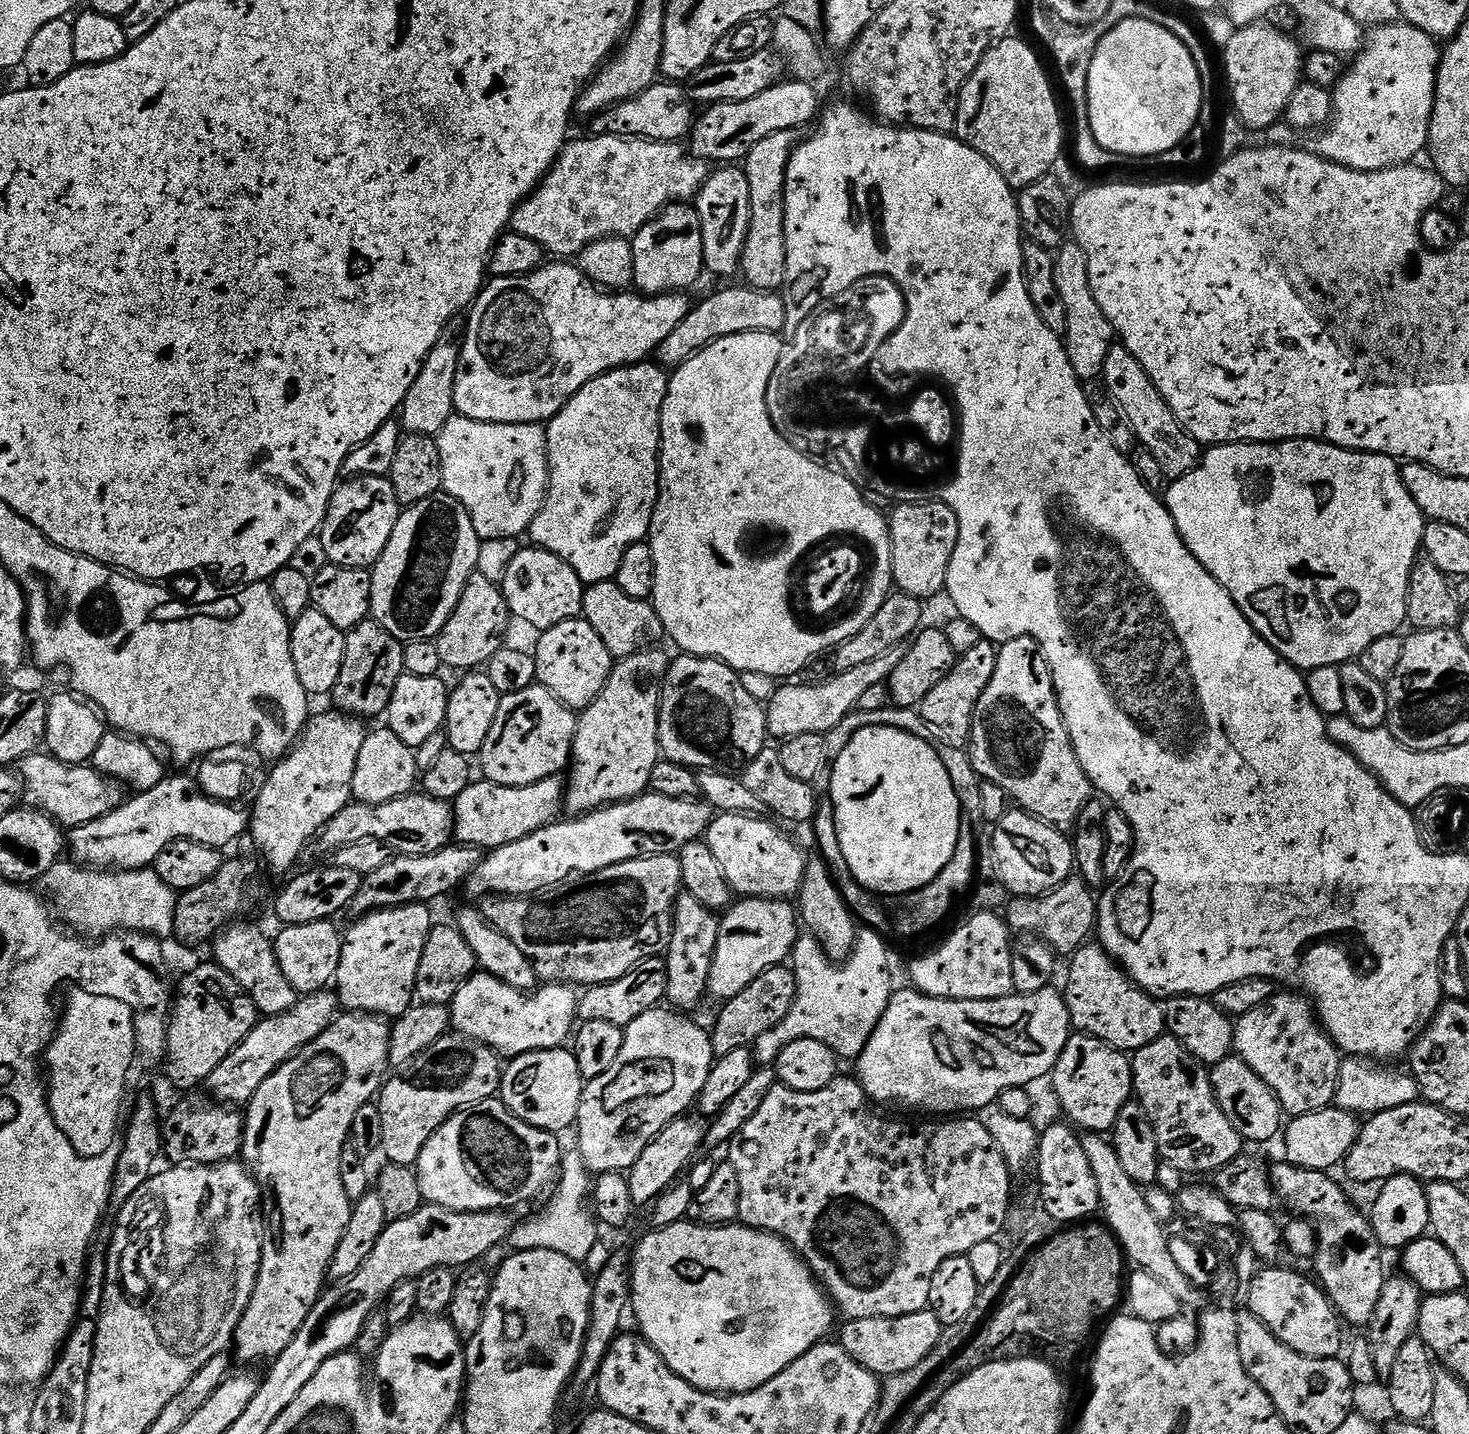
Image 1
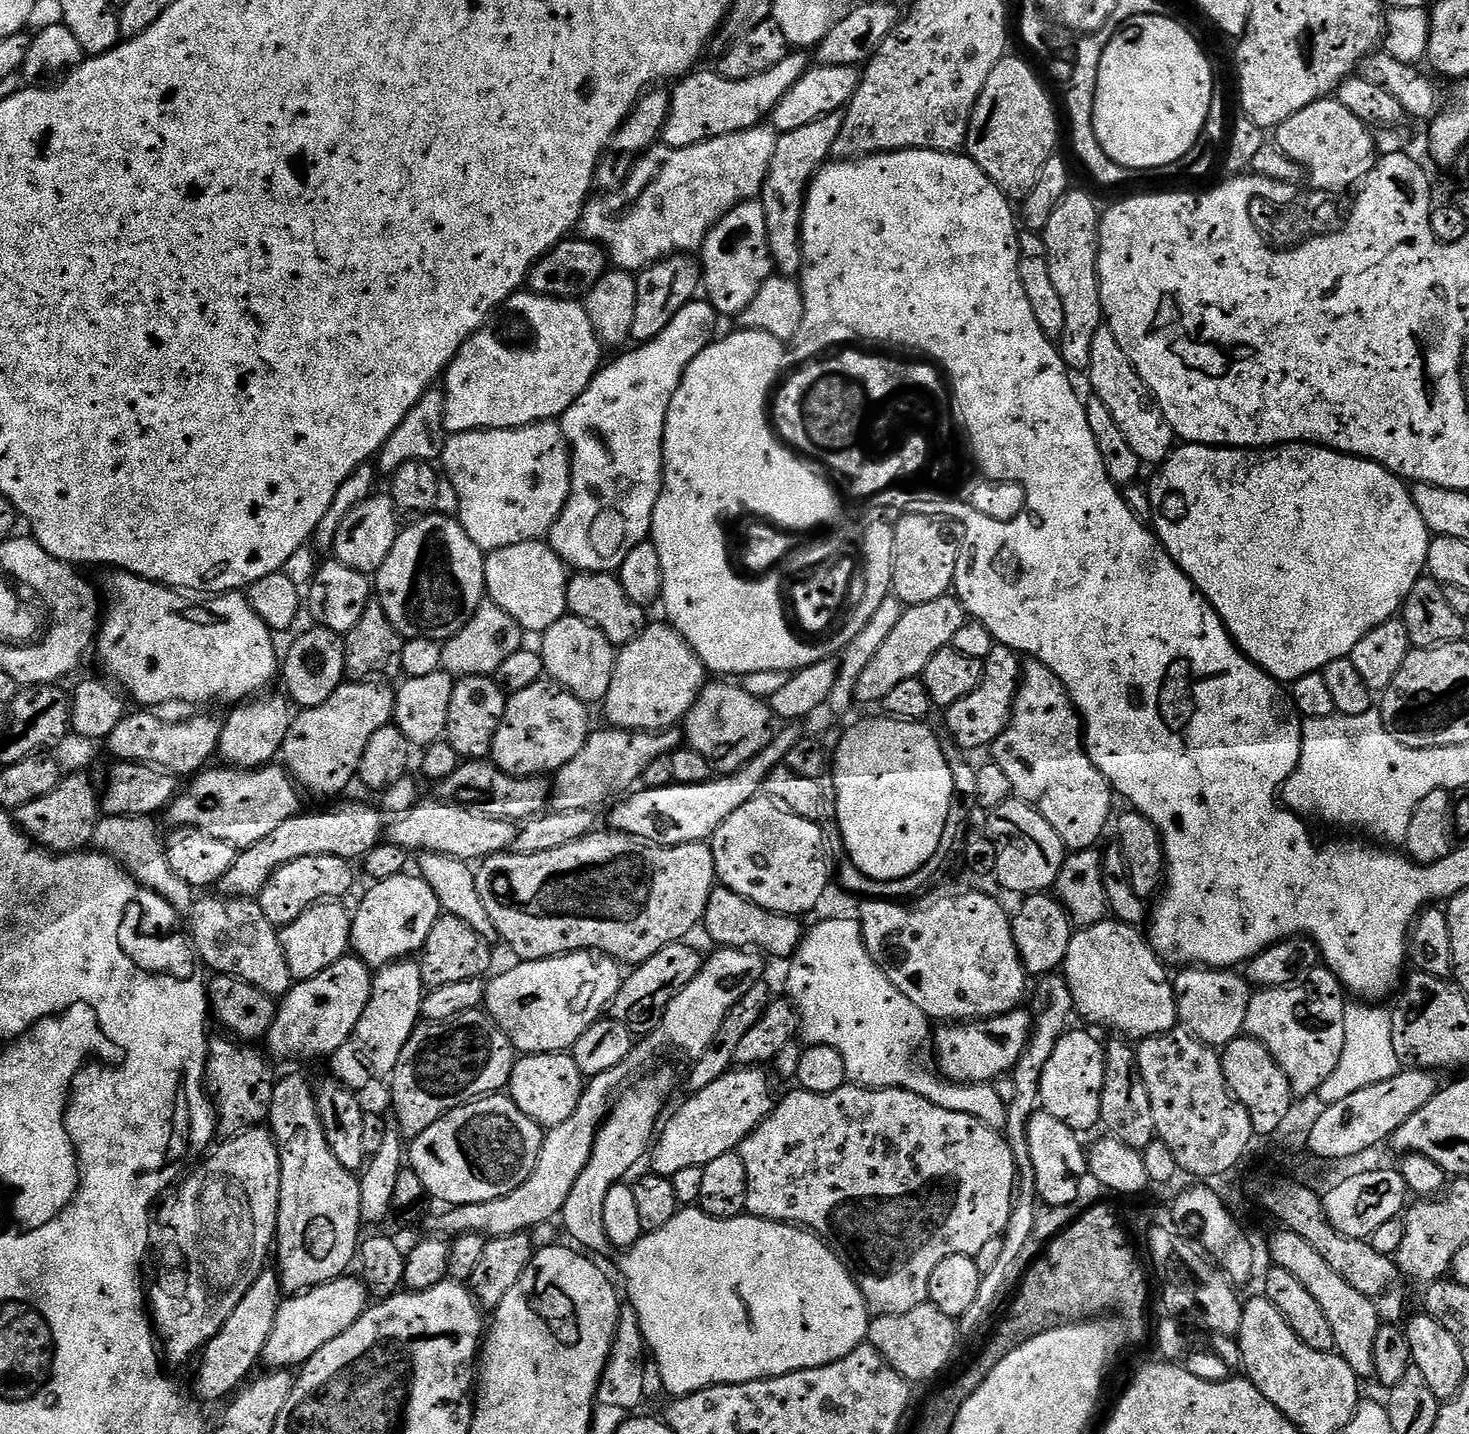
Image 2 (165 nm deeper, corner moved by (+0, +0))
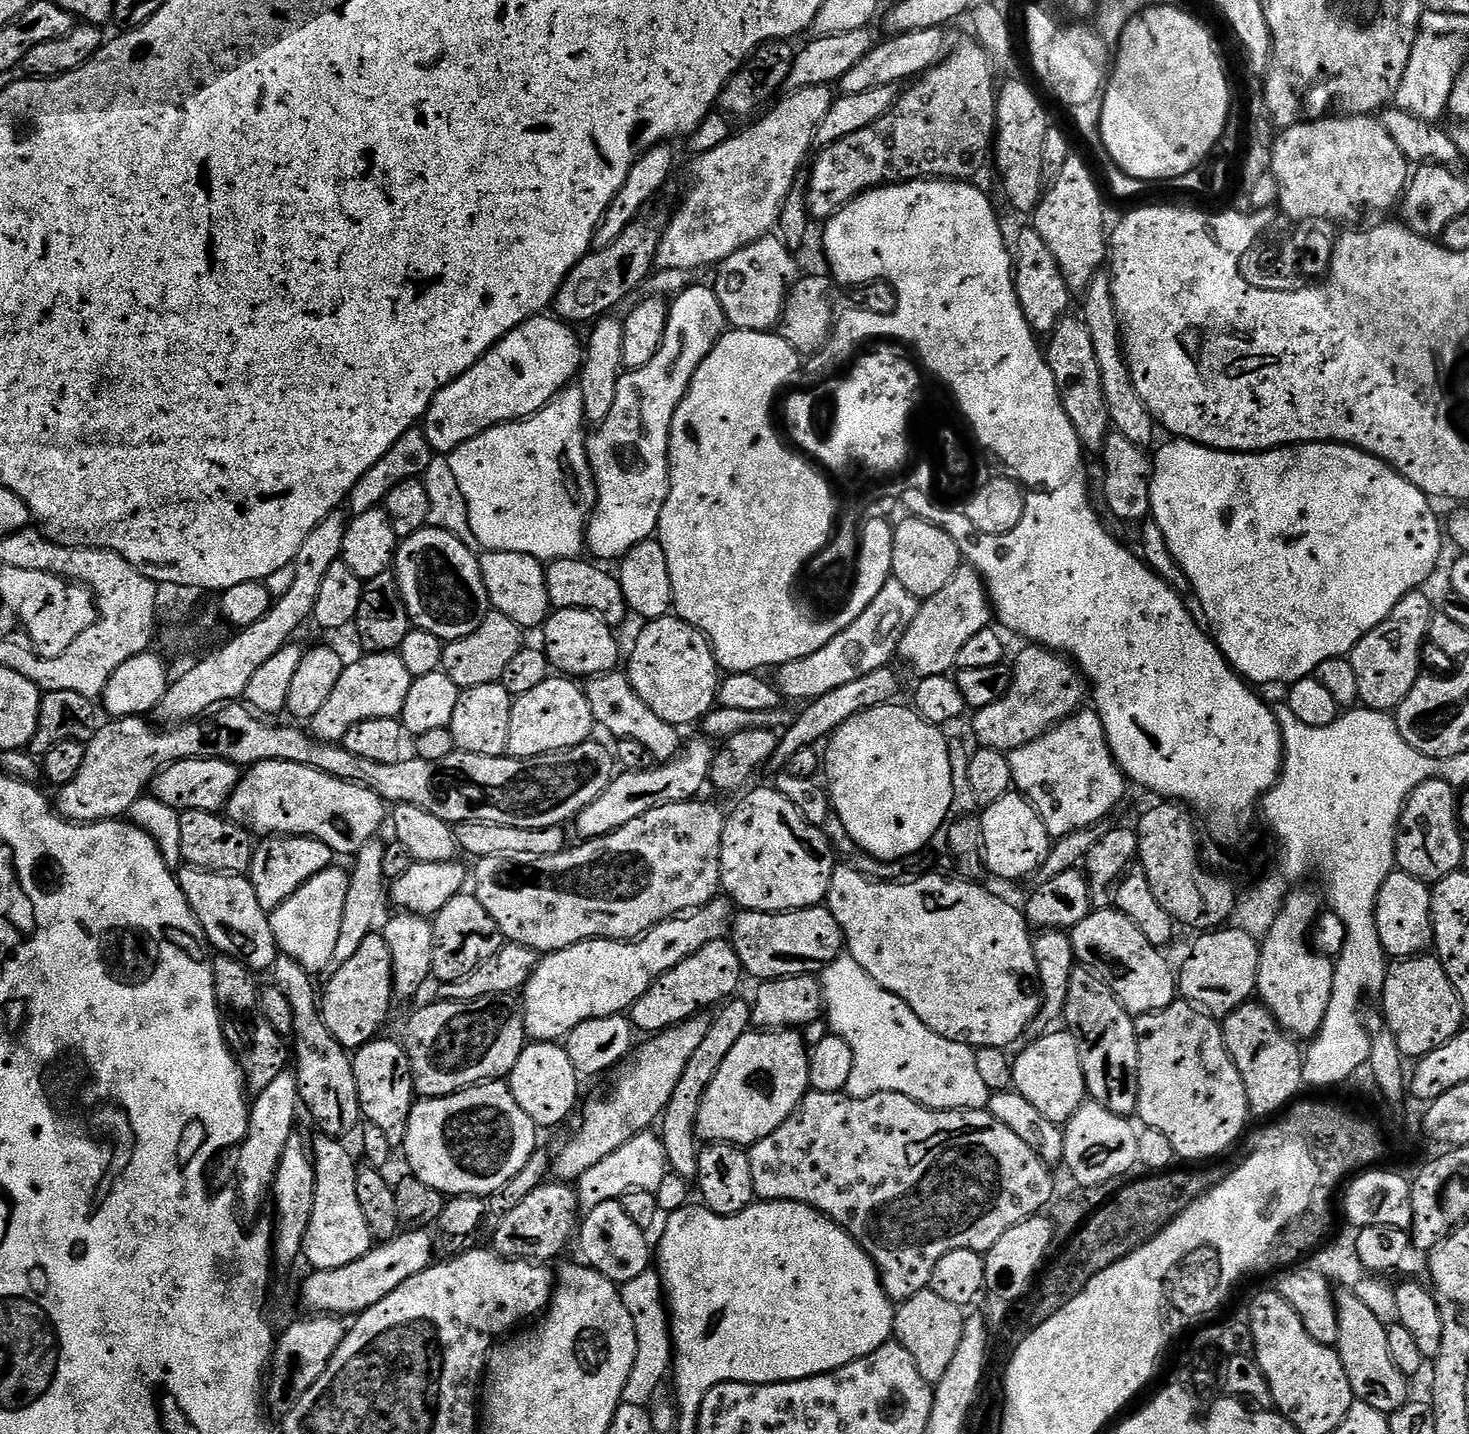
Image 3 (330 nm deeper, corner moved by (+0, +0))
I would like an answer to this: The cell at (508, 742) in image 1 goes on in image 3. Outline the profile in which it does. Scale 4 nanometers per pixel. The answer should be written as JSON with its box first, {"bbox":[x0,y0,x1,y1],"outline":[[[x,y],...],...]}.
{"bbox":[507,674,594,760],"outline":[[[552,674],[546,682],[542,682],[542,686],[513,699],[507,755],[525,760],[561,752],[590,739],[594,721],[588,694],[581,685],[579,688],[576,684],[579,683],[575,679],[563,674]]]}

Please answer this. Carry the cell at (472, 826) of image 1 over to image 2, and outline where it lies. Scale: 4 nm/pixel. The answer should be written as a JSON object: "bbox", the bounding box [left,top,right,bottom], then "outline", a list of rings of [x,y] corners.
{"bbox":[550,726,685,811],"outline":[[[604,726],[601,732],[593,731],[588,741],[555,773],[550,804],[555,811],[595,809],[596,804],[615,801],[631,793],[639,785],[642,770],[650,762],[671,757],[685,743],[683,727],[665,728],[662,732],[633,732],[626,728]]]}

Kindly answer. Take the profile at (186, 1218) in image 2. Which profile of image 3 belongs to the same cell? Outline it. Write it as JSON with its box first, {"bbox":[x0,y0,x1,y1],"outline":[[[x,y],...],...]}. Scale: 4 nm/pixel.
{"bbox":[228,1070,301,1208],"outline":[[[285,1070],[282,1074],[278,1074],[278,1078],[274,1078],[274,1082],[270,1082],[270,1086],[266,1086],[266,1090],[255,1093],[248,1113],[248,1137],[231,1153],[233,1156],[228,1160],[233,1174],[240,1179],[238,1200],[243,1207],[245,1204],[248,1208],[256,1208],[263,1200],[265,1203],[266,1197],[270,1192],[272,1179],[276,1177],[276,1167],[282,1158],[282,1150],[286,1150],[286,1142],[294,1134],[295,1128],[292,1127],[296,1124],[296,1111],[301,1111],[301,1108],[300,1091],[296,1085],[296,1074],[292,1070]]]}

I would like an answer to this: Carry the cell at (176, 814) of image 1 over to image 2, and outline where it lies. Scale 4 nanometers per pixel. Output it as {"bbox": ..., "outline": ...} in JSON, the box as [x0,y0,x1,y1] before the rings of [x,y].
{"bbox":[166,767,301,850],"outline":[[[209,767],[191,777],[187,781],[188,789],[177,791],[166,809],[169,825],[206,830],[213,838],[243,850],[266,838],[266,834],[271,834],[281,822],[286,822],[286,818],[294,818],[301,811],[301,793],[283,767],[219,767]]]}

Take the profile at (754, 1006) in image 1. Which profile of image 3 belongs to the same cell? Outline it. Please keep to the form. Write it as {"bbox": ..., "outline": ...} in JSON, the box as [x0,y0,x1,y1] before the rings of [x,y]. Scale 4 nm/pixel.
{"bbox":[658,998,752,1182],"outline":[[[733,998],[727,1001],[715,1013],[717,1016],[711,1017],[706,1038],[702,1038],[698,1050],[694,1050],[690,1062],[686,1062],[686,1070],[682,1070],[682,1078],[678,1078],[678,1086],[674,1086],[674,1094],[670,1094],[670,1102],[664,1107],[664,1114],[658,1121],[658,1135],[668,1159],[669,1169],[689,1182],[695,1181],[698,1174],[700,1148],[696,1134],[696,1119],[702,1106],[704,1091],[708,1089],[710,1082],[714,1082],[714,1074],[718,1074],[718,1066],[722,1066],[726,1054],[734,1050],[734,1042],[738,1042],[738,1038],[745,1036],[752,1028],[752,1005],[747,999],[740,999]]]}

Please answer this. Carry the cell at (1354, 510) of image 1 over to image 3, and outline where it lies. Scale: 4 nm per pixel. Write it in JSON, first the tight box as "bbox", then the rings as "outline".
{"bbox":[1150,438,1446,686],"outline":[[[1179,438],[1169,439],[1169,444],[1164,444],[1157,450],[1156,456],[1152,460],[1152,478],[1150,480],[1150,502],[1152,503],[1151,519],[1162,530],[1162,538],[1166,538],[1166,546],[1170,546],[1170,554],[1174,554],[1174,558],[1178,562],[1180,569],[1184,571],[1184,576],[1188,579],[1188,588],[1190,592],[1196,595],[1196,600],[1200,603],[1200,608],[1204,611],[1203,619],[1208,619],[1207,627],[1210,629],[1210,635],[1216,641],[1216,645],[1220,647],[1220,652],[1226,659],[1228,665],[1232,669],[1243,676],[1249,685],[1256,684],[1284,684],[1283,686],[1291,686],[1296,680],[1307,680],[1315,673],[1318,666],[1322,666],[1322,662],[1326,662],[1330,658],[1338,658],[1339,656],[1347,657],[1351,653],[1352,647],[1361,640],[1367,632],[1374,630],[1374,626],[1378,626],[1378,622],[1382,622],[1390,614],[1390,610],[1394,610],[1394,606],[1398,606],[1398,602],[1402,602],[1402,598],[1406,594],[1417,591],[1428,580],[1428,575],[1436,568],[1436,563],[1440,560],[1440,551],[1443,550],[1444,544],[1446,548],[1446,536],[1442,531],[1442,520],[1436,517],[1436,512],[1432,509],[1433,501],[1422,490],[1418,490],[1418,486],[1414,486],[1406,478],[1402,478],[1394,471],[1389,464],[1385,464],[1376,456],[1362,451],[1360,448],[1351,448],[1349,444],[1333,444],[1325,442],[1322,444],[1290,444],[1282,448],[1270,448],[1267,452],[1220,452],[1217,448],[1207,448],[1201,444],[1195,444],[1189,440],[1181,440]]]}

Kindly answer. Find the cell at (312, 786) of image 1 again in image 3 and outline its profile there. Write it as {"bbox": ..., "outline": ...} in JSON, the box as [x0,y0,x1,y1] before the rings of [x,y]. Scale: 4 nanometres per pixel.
{"bbox":[310,652,413,744],"outline":[[[396,652],[360,654],[353,664],[352,661],[345,663],[342,678],[338,678],[330,699],[320,707],[318,714],[314,714],[310,721],[312,735],[327,744],[338,744],[343,742],[352,727],[358,726],[358,722],[399,717],[402,706],[406,706],[406,694],[410,694],[413,679]]]}

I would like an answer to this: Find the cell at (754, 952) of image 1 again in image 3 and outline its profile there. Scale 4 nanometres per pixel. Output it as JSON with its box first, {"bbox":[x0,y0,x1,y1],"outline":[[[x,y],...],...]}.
{"bbox":[550,1014,709,1181],"outline":[[[697,1014],[665,1032],[655,1033],[619,1065],[612,1089],[601,1100],[592,1100],[585,1106],[584,1117],[576,1133],[551,1161],[550,1172],[556,1175],[553,1177],[557,1181],[579,1181],[580,1176],[590,1170],[590,1166],[598,1166],[602,1158],[614,1154],[614,1150],[630,1142],[630,1138],[639,1132],[649,1131],[659,1121],[664,1114],[664,1107],[670,1102],[670,1094],[674,1094],[674,1086],[678,1086],[678,1078],[682,1078],[682,1070],[686,1070],[686,1062],[690,1062],[702,1038],[706,1038],[709,1021],[704,1018]]]}

